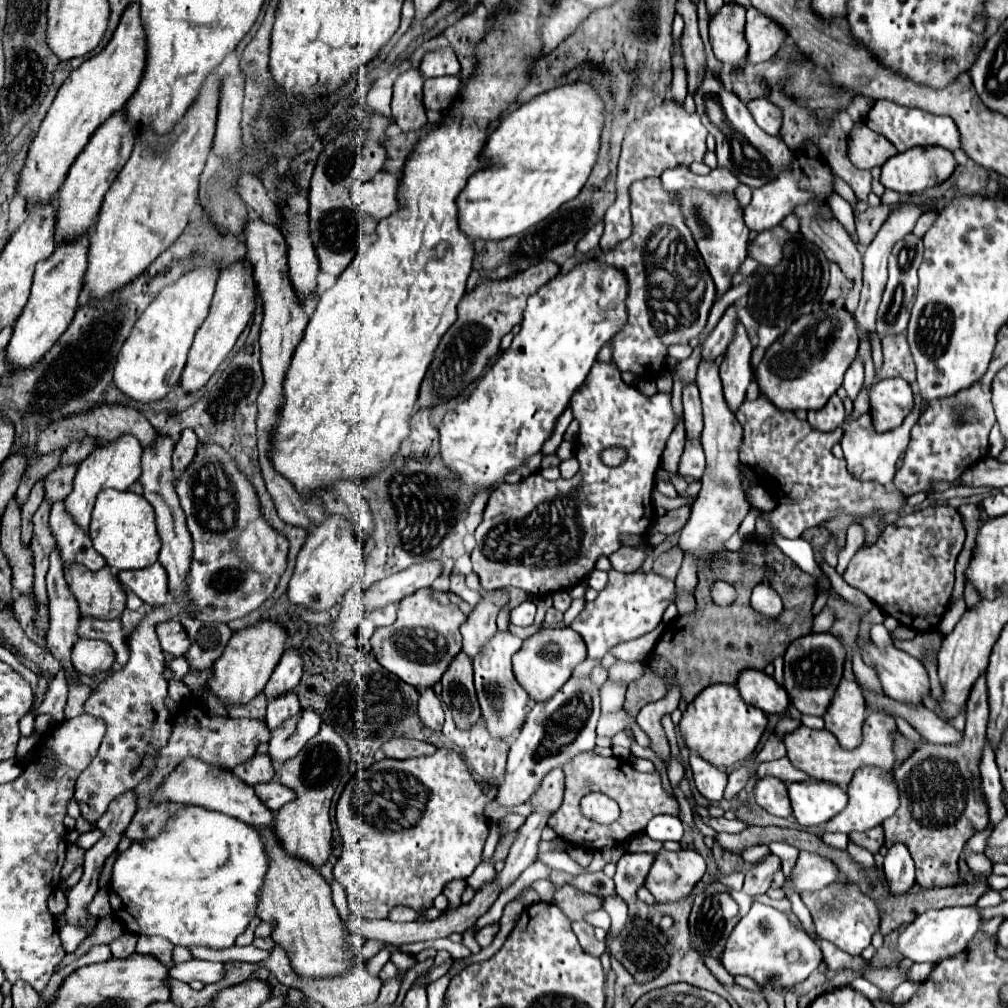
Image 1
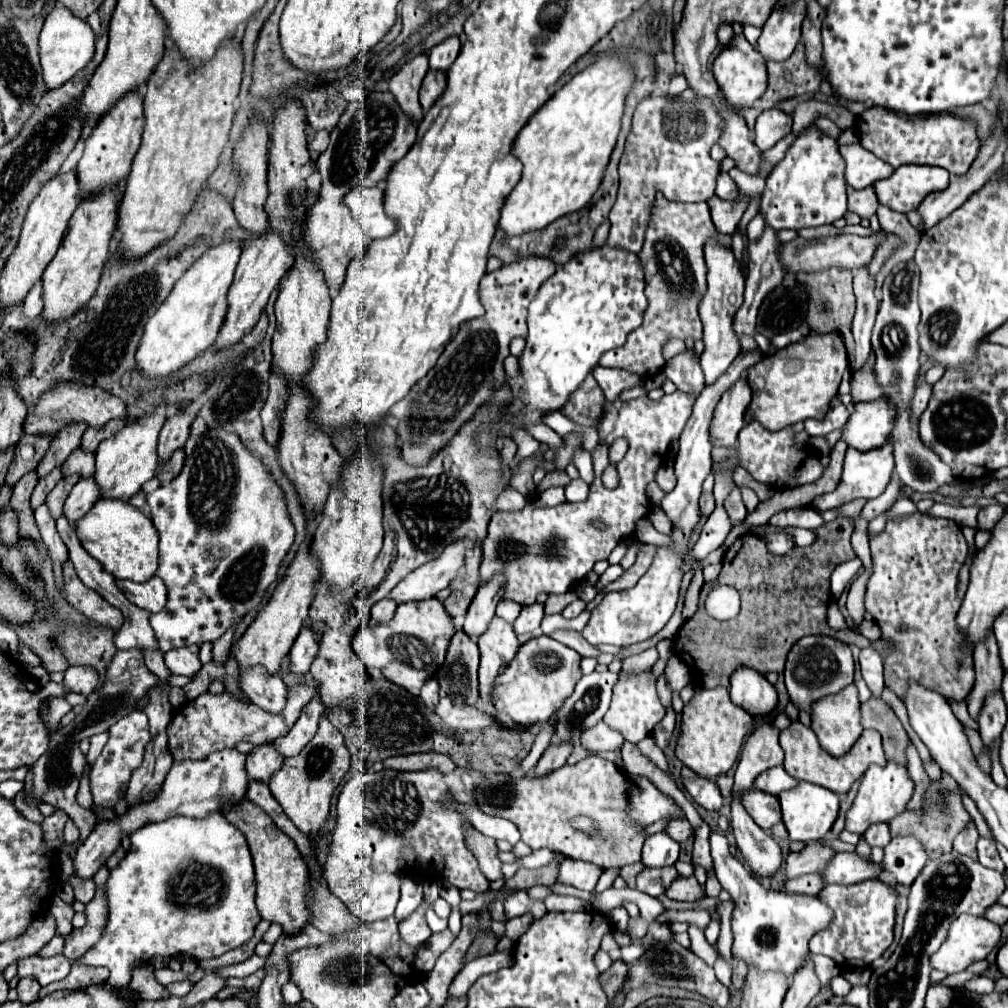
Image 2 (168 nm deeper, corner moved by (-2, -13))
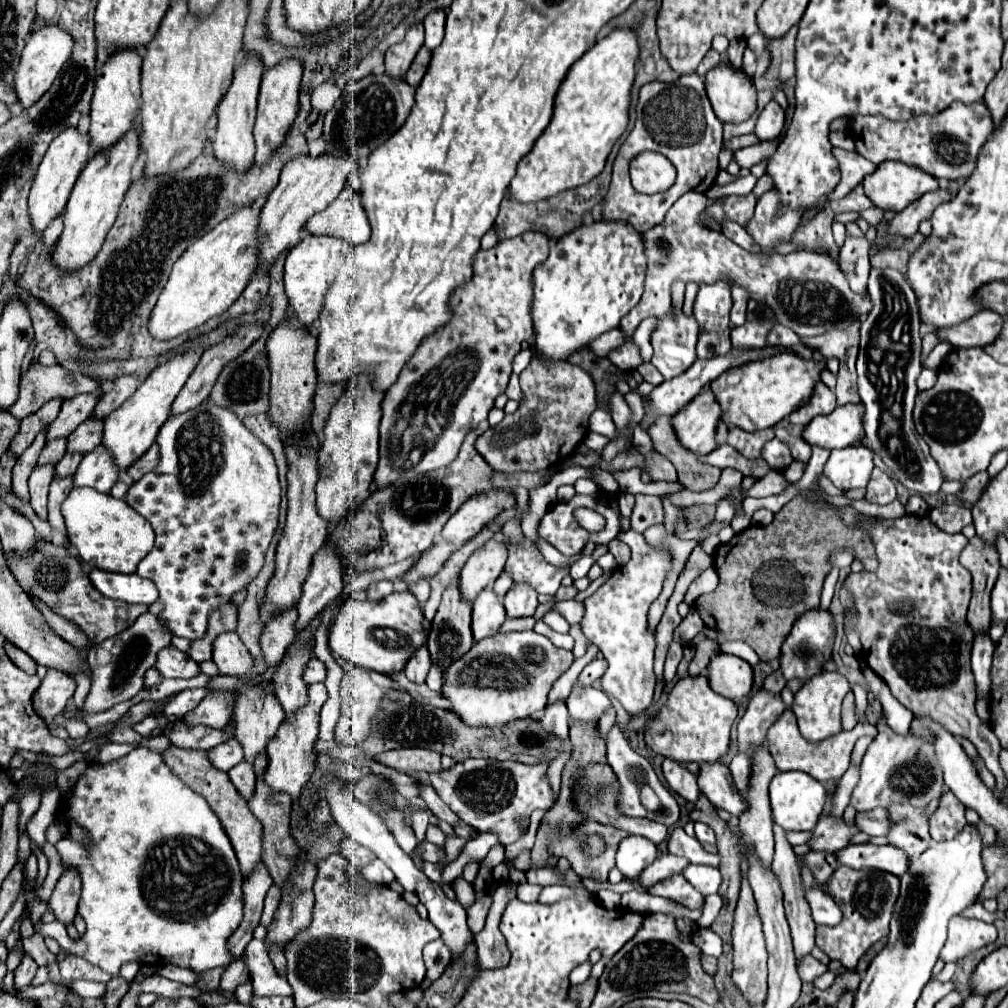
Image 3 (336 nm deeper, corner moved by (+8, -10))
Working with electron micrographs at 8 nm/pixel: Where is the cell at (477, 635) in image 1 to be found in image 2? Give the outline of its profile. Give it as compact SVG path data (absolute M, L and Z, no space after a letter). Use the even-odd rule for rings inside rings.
M496 574L488 582L478 586L476 596L474 596L472 604L468 606L466 620L464 620L464 630L470 636L478 638L486 630L486 624L490 624L490 620L494 616L496 604L502 600L502 594L504 594L504 576L502 574Z

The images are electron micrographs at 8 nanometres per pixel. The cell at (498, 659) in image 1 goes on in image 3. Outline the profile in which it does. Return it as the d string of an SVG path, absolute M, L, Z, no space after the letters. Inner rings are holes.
M484 589L472 605L472 633L474 641L482 641L500 631L506 621L506 611L502 601L492 589Z

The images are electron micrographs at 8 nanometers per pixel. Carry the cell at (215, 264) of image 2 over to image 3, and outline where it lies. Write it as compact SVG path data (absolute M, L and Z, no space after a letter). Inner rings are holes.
M252 207L238 209L180 255L148 319L152 339L168 341L182 337L202 327L206 321L220 317L242 295L256 265L258 213L260 211Z

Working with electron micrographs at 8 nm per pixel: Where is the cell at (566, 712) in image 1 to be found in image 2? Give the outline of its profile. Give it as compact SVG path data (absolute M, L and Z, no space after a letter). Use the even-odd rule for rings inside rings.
M610 670L582 676L574 694L556 712L556 740L578 740L584 728L594 726L610 706L612 686L616 680L618 674Z

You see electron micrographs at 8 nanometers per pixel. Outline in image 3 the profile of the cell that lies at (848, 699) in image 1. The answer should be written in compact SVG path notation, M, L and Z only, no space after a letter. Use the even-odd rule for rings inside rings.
M828 671L812 677L812 681L802 685L802 689L794 695L792 711L798 717L798 727L806 741L820 743L842 731L840 707L842 707L842 699L846 697L848 691L850 691L850 683L846 681L846 677L842 677L840 673L828 673Z

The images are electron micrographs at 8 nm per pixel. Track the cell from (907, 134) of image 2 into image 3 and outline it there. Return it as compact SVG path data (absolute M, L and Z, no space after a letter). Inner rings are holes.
M954 101L948 109L932 117L920 115L908 121L888 121L880 115L856 115L852 119L852 137L856 141L856 151L862 157L866 157L874 165L890 159L916 165L942 183L972 175L978 151L992 135L992 131L994 125L984 103L964 105L960 101Z

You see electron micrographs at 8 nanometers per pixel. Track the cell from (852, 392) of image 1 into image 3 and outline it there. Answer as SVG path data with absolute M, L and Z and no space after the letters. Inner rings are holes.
M846 237L842 249L840 249L840 269L844 269L844 275L848 277L848 285L852 285L854 293L868 293L868 273L870 273L870 245L866 239Z

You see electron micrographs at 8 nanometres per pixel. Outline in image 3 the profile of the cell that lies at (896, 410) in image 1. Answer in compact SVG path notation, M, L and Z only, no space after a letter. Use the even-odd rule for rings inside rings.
M846 403L836 407L830 415L816 417L804 431L802 437L810 445L824 449L844 449L864 441L864 405Z

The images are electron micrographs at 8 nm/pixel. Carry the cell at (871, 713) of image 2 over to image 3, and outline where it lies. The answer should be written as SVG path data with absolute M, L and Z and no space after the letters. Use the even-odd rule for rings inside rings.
M848 693L844 699L844 705L842 705L842 725L844 725L844 729L852 729L856 723L858 723L858 717L856 717L856 709L854 709L854 695Z

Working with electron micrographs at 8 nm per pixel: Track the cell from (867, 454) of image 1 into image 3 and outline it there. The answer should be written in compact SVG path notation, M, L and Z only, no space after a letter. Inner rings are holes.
M864 445L834 449L824 465L824 475L842 491L866 487L874 469L874 453Z

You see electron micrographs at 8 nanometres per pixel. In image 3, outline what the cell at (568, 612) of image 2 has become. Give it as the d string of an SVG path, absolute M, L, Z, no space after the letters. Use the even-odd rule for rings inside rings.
M548 611L544 617L542 617L554 631L558 631L558 633L567 634L570 630L570 625L558 611Z

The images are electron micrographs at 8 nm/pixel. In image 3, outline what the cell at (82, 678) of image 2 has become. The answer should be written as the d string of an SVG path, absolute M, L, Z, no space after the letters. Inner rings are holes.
M48 669L48 675L42 679L42 685L38 687L36 695L32 697L36 713L50 725L54 723L54 717L64 711L68 699L76 691L76 681L72 675L58 671L58 669Z

